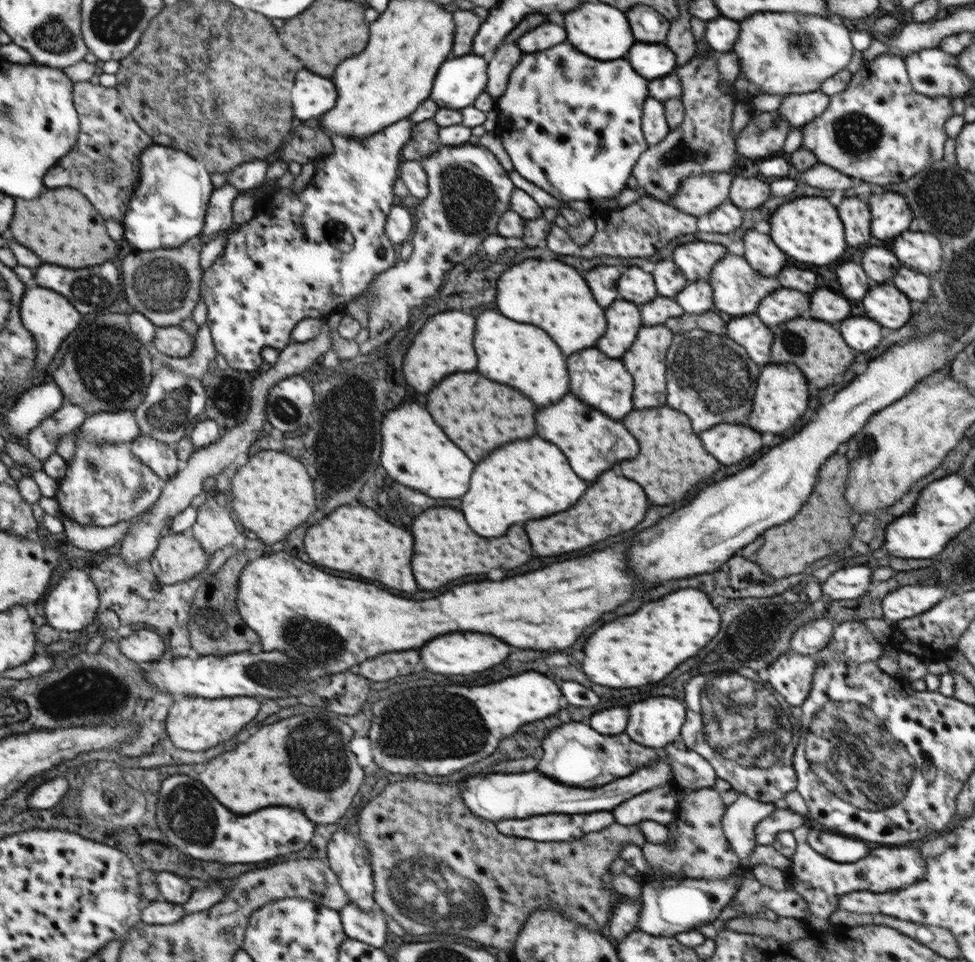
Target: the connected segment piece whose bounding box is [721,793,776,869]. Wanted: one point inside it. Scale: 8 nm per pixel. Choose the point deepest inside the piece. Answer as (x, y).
(739, 821)

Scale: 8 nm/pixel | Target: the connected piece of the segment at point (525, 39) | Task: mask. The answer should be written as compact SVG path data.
M543 23L534 30L523 34L514 44L517 44L524 54L535 53L566 42L566 36L562 26Z

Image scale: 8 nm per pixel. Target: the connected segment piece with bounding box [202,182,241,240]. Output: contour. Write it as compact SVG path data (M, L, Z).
M229 182L214 191L209 212L205 216L205 230L202 231L205 240L215 237L232 226L234 223L232 204L240 193L241 191L234 188Z

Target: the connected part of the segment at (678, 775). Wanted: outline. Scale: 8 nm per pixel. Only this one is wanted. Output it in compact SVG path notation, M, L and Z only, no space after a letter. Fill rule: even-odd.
M674 741L662 748L668 763L672 767L672 775L674 782L680 787L688 787L689 790L695 791L698 789L713 788L717 778L714 768L700 754L689 749L684 741Z

